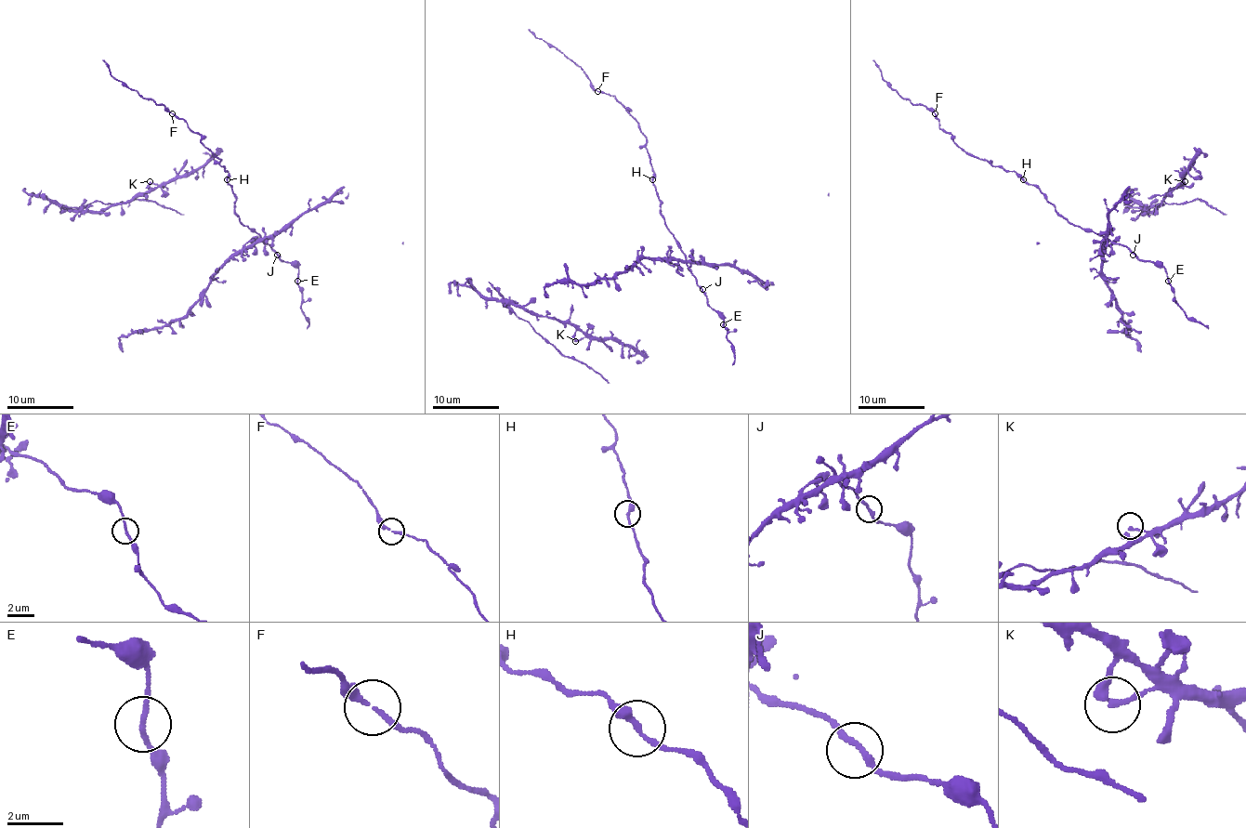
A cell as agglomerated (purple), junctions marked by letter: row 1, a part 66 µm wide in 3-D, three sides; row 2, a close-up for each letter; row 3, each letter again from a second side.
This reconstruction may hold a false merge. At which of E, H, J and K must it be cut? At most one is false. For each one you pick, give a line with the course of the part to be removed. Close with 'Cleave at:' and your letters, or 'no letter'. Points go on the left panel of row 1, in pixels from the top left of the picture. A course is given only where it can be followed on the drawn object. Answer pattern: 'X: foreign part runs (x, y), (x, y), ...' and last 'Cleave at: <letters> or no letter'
Cleave at: no letter

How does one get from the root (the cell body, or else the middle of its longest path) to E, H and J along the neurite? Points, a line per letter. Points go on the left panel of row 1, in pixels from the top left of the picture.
E: (259, 236), (282, 261), (292, 263), (299, 269), (297, 281)
H: (259, 236), (239, 221), (234, 211), (236, 194), (226, 179)
J: (259, 236), (277, 255)

